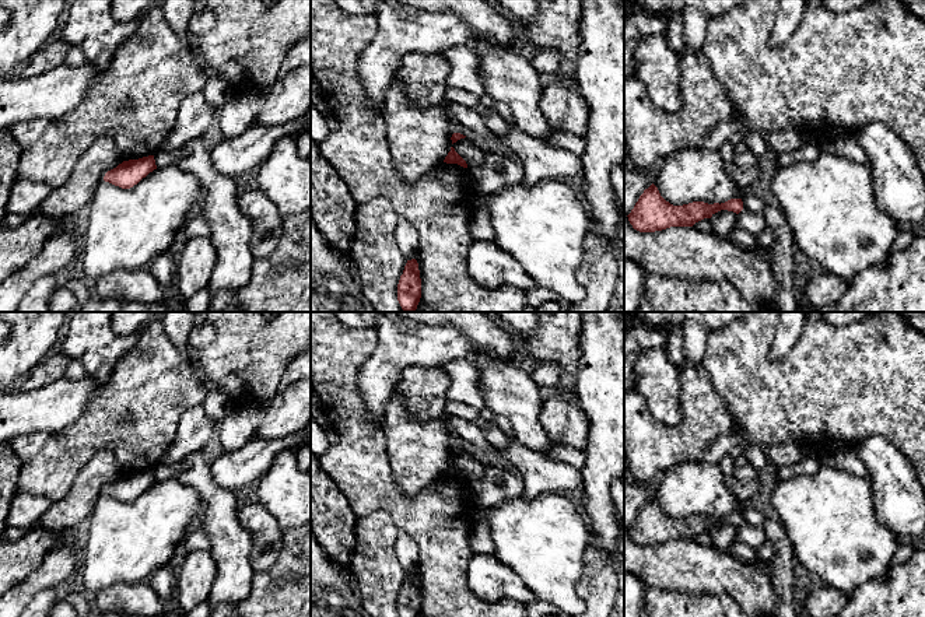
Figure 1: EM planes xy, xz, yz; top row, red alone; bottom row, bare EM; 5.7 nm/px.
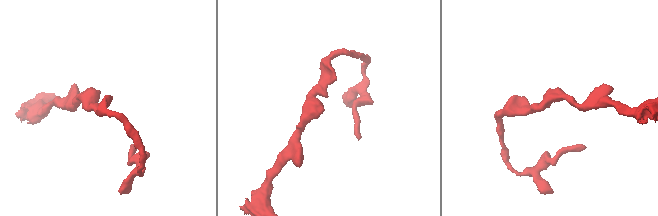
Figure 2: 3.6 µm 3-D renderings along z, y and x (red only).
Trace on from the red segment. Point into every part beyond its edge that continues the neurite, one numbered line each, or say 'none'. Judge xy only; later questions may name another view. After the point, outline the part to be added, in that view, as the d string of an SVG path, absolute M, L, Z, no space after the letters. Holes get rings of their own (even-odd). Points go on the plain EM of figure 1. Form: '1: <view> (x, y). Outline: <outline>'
none

